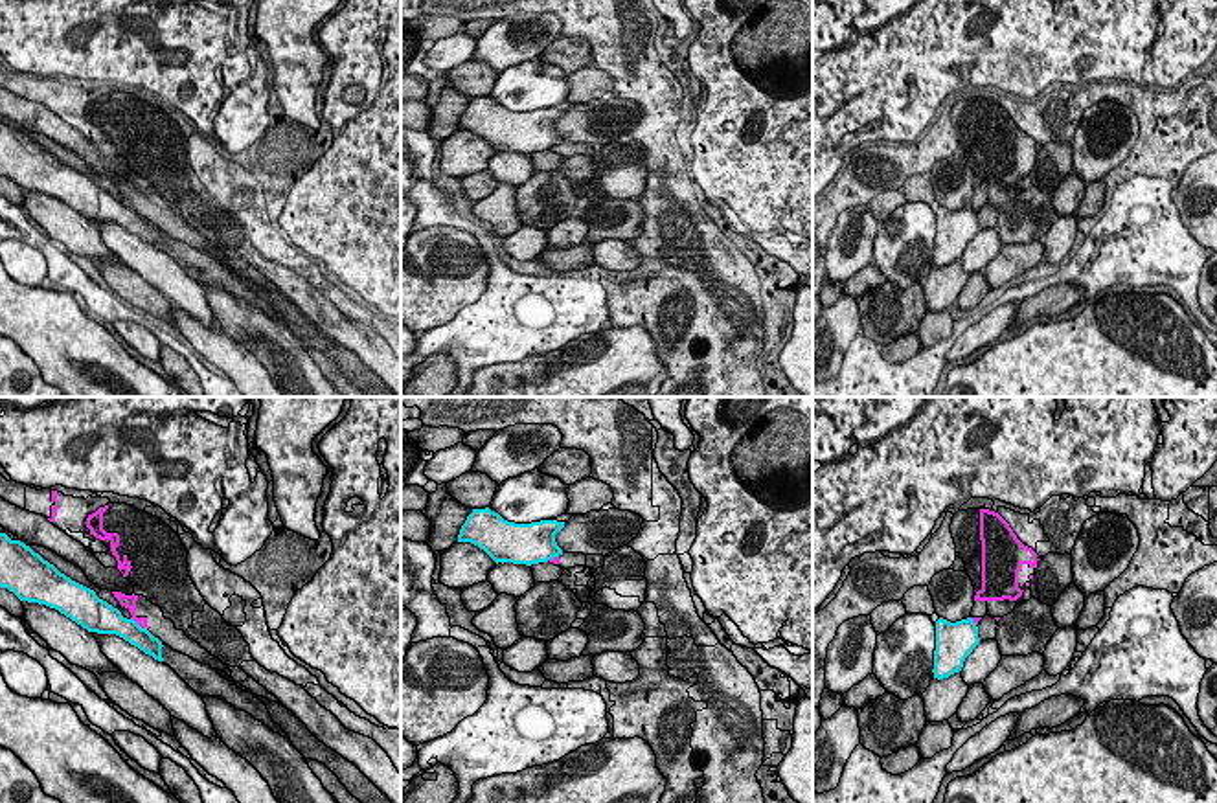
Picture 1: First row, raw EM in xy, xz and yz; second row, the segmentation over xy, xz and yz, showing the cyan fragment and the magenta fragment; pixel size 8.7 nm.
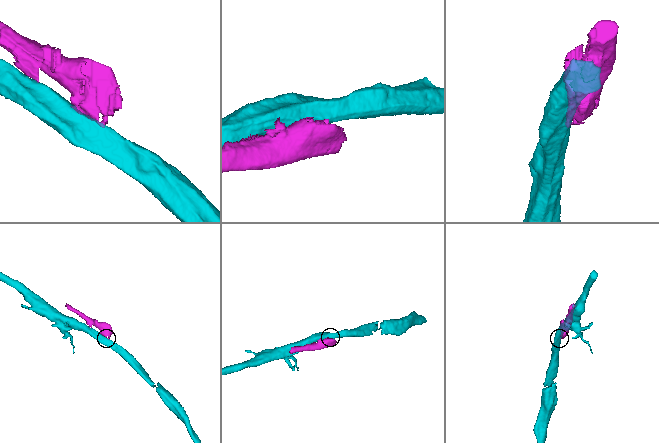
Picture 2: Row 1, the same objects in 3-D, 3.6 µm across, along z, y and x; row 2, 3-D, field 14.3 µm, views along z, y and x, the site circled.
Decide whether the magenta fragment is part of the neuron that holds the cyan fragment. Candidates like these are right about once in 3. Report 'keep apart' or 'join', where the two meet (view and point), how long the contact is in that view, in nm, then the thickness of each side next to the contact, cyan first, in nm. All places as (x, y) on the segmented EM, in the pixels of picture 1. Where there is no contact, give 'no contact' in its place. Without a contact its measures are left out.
keep apart; contact xy (136, 623); length 180 nm; calibres 240 and 130 nm

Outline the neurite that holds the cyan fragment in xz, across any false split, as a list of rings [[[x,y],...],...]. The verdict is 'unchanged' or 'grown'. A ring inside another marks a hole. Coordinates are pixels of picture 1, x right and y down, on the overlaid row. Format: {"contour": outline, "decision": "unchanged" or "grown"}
{"contour": [[[472,509],[460,529],[458,542],[471,542],[483,549],[496,564],[539,564],[563,555],[555,535],[564,522],[540,520],[531,524],[515,524],[504,520],[498,513]]], "decision": "unchanged"}

